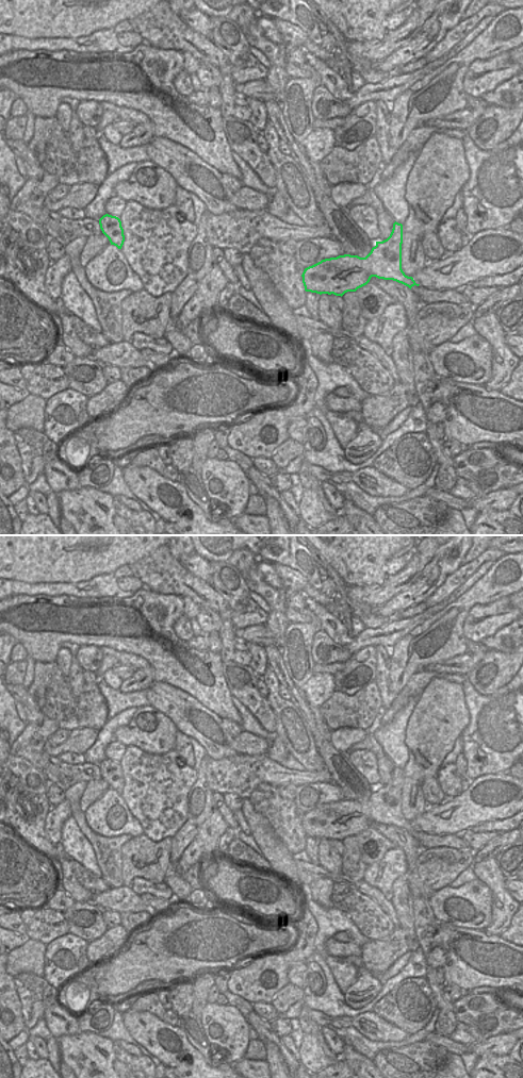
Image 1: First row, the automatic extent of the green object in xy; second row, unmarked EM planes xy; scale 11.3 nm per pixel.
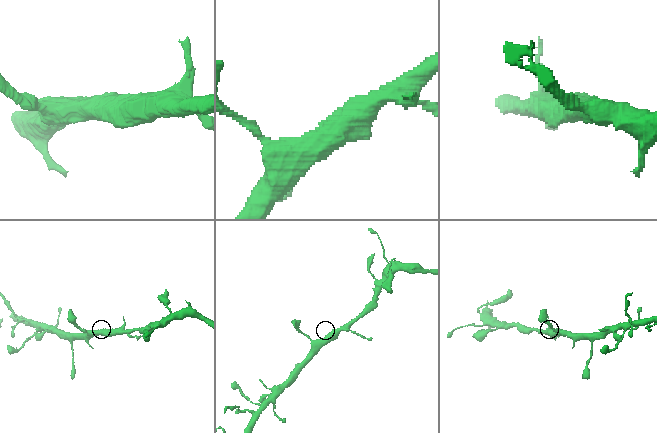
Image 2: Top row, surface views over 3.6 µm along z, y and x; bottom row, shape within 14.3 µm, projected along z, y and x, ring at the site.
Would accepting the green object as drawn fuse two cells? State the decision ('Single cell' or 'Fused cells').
Single cell

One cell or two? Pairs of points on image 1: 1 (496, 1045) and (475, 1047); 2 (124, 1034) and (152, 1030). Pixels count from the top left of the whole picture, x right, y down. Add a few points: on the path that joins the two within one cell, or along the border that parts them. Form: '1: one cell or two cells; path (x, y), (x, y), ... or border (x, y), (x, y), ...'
1: one cell; path (491, 1046), (480, 1047)
2: two cells; border (120, 1014), (127, 1031), (147, 1050)

